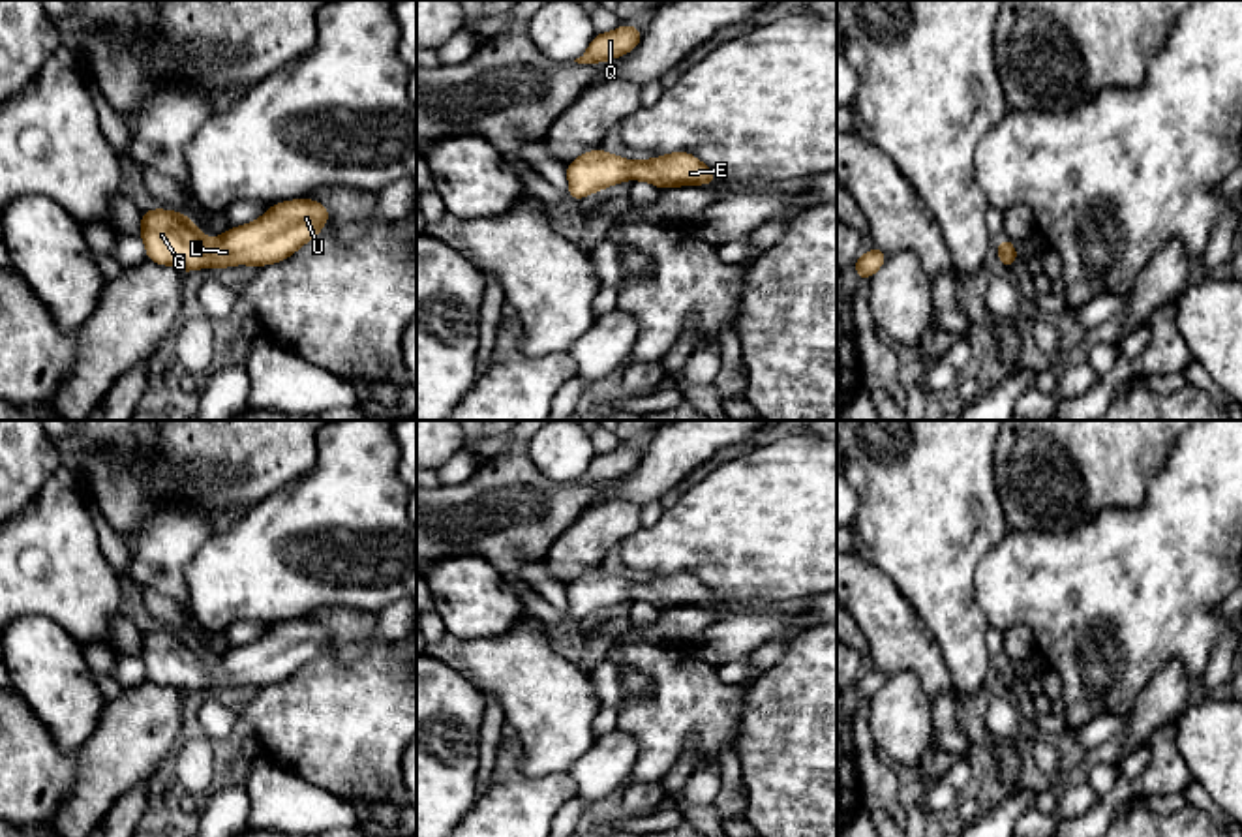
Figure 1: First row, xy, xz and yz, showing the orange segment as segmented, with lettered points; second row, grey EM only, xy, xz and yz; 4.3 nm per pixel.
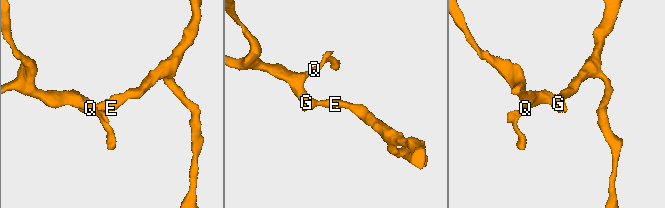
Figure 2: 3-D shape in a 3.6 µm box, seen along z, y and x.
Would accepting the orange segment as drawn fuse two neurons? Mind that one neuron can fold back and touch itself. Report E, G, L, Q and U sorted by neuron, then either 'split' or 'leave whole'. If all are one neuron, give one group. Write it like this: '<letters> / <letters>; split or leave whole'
E G L Q U; leave whole

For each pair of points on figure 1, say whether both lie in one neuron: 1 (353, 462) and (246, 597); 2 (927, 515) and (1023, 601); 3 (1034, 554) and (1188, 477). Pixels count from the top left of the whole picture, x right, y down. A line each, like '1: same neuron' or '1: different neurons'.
1: same neuron
2: different neurons
3: same neuron

